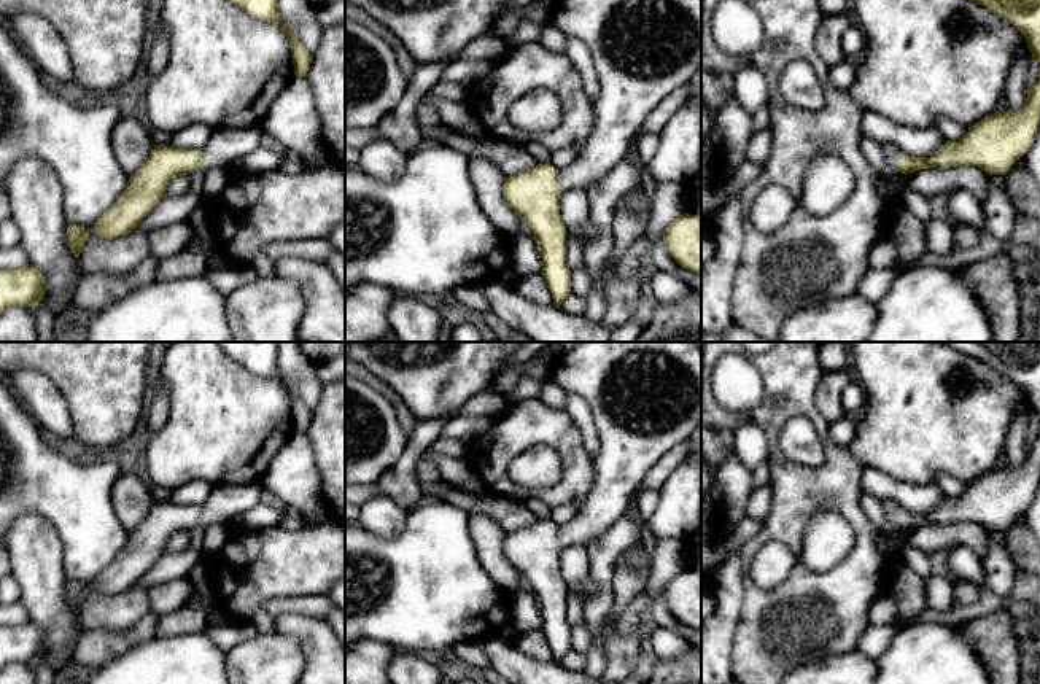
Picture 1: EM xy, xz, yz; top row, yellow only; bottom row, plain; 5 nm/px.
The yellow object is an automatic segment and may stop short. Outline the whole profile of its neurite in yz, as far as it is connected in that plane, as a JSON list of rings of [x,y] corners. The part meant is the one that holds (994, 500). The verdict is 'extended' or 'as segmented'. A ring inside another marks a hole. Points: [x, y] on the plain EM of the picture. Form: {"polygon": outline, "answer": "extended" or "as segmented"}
{"polygon": [[[1040,429],[1035,441],[1027,445],[1019,466],[1002,466],[983,474],[968,484],[960,496],[948,496],[930,514],[911,514],[891,499],[881,504],[887,522],[905,531],[930,523],[956,522],[973,522],[988,531],[1005,531],[1015,517],[1029,507],[1038,484]]], "answer": "extended"}

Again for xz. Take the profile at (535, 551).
{"polygon": [[[580,342],[558,356],[552,380],[566,393],[582,396],[592,410],[601,441],[601,452],[593,458],[593,485],[580,511],[569,522],[558,527],[550,519],[537,520],[531,527],[506,533],[503,554],[531,584],[542,614],[542,633],[552,649],[553,662],[560,665],[571,649],[568,590],[560,571],[560,552],[565,546],[590,547],[603,538],[627,514],[636,488],[652,466],[669,449],[687,441],[701,423],[701,348],[695,342]]], "answer": "extended"}

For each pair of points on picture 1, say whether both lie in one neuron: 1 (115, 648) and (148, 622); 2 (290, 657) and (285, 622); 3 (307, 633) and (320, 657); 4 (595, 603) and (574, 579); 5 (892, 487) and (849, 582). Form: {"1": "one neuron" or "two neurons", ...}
{"1": "one neuron", "2": "two neurons", "3": "one neuron", "4": "two neurons", "5": "two neurons"}

